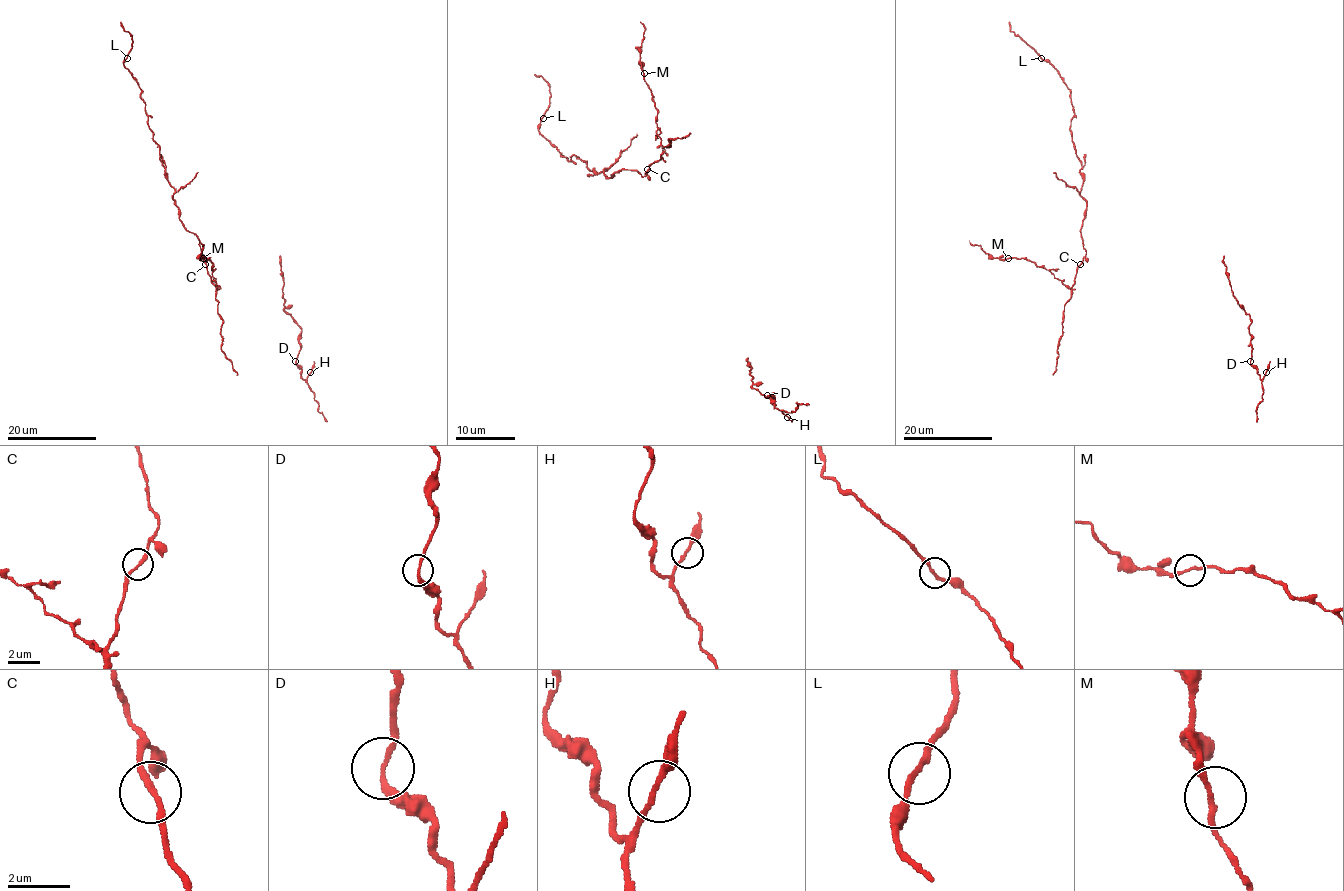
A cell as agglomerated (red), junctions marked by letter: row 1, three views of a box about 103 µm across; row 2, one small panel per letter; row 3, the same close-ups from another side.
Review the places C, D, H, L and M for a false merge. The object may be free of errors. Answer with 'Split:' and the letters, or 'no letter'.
Split: no letter

